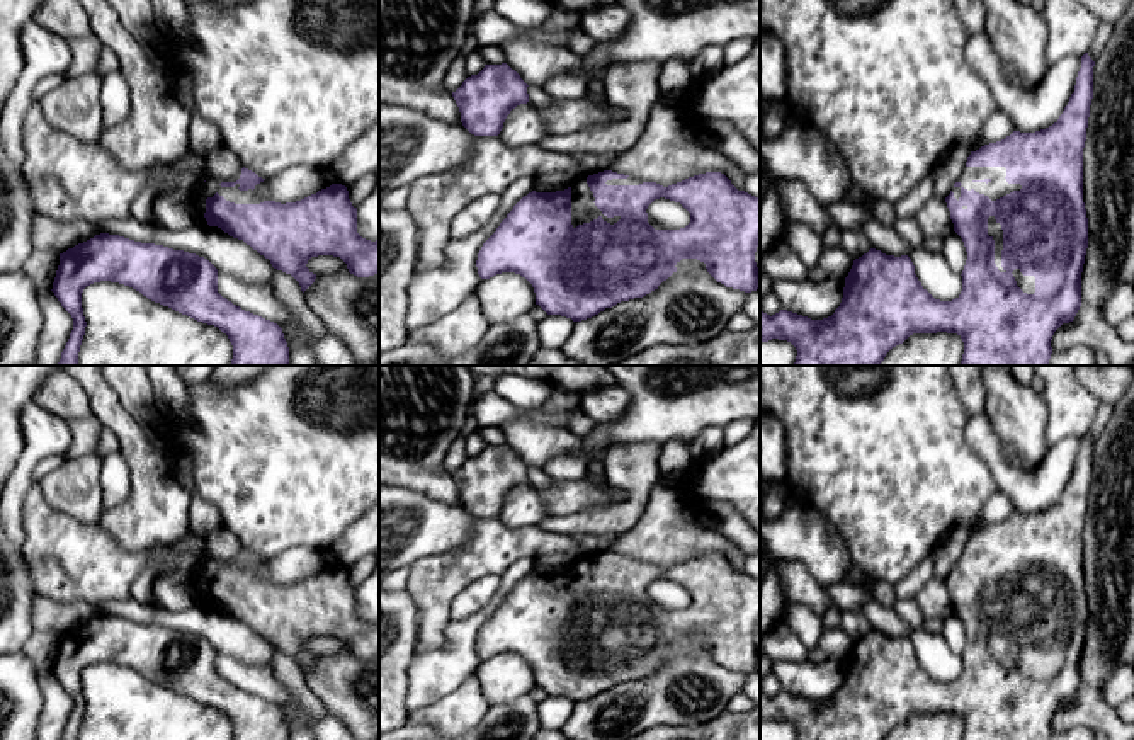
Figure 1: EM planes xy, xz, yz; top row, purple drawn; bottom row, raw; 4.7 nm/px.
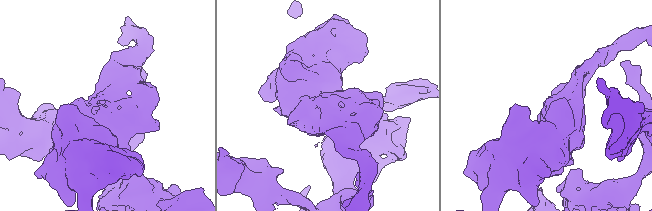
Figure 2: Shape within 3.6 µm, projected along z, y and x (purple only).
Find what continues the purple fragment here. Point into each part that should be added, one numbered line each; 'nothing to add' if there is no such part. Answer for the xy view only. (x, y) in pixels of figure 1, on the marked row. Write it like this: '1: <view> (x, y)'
1: xy (211, 186)

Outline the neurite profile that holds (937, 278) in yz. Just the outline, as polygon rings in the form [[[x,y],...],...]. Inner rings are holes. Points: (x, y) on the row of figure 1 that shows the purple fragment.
[[[925,247],[911,250],[910,259],[915,265],[915,274],[935,299],[952,301],[962,291],[962,276],[954,272],[942,252],[930,252]]]

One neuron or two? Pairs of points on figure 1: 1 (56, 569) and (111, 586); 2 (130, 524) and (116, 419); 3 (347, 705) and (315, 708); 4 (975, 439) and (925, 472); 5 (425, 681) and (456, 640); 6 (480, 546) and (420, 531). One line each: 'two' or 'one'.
1: one
2: one
3: two
4: two
5: one
6: two

